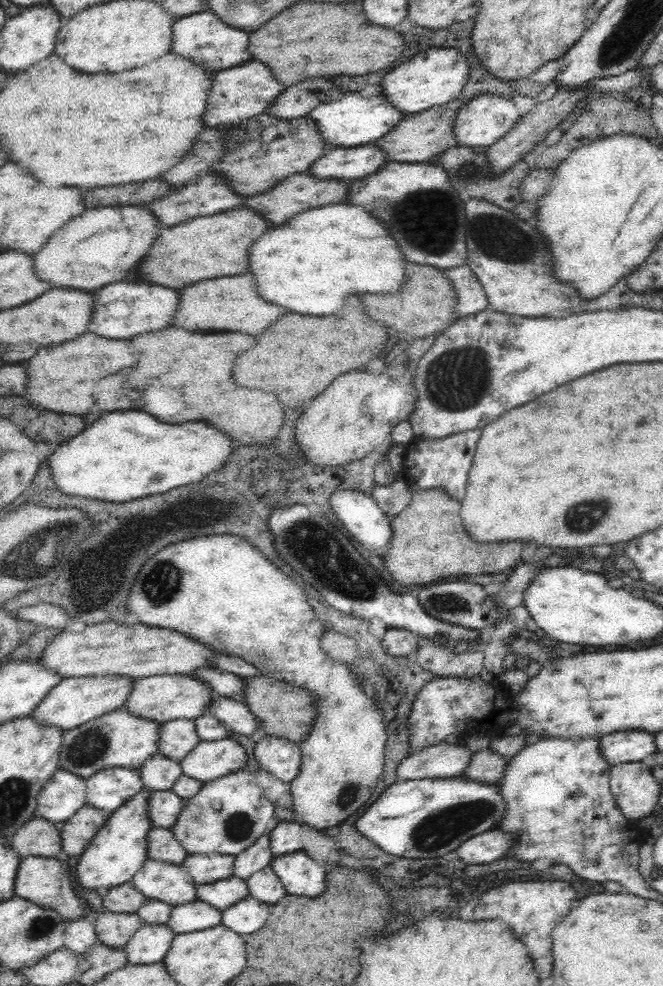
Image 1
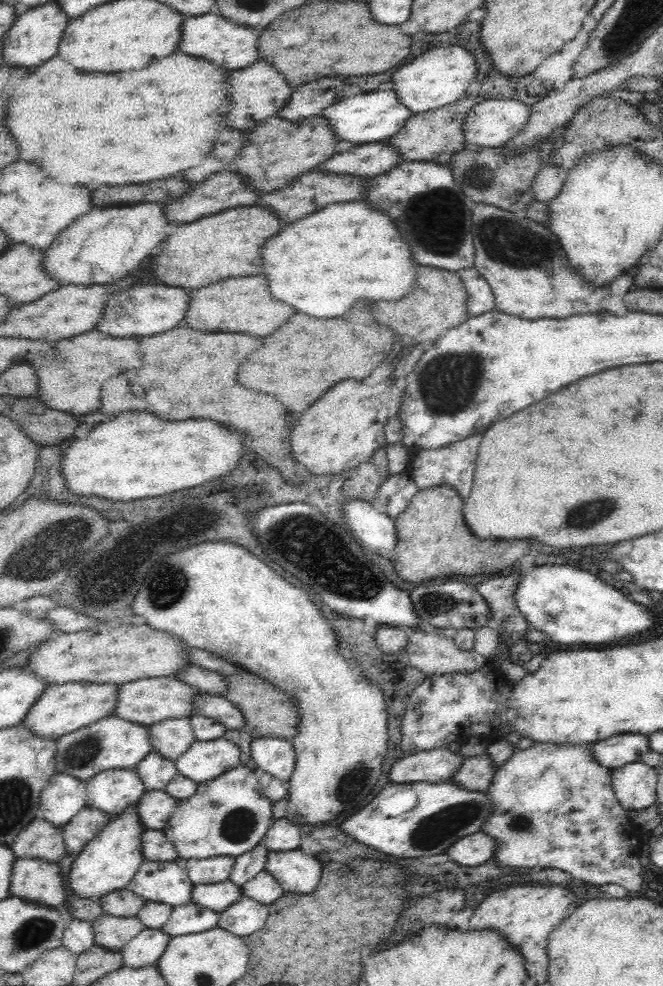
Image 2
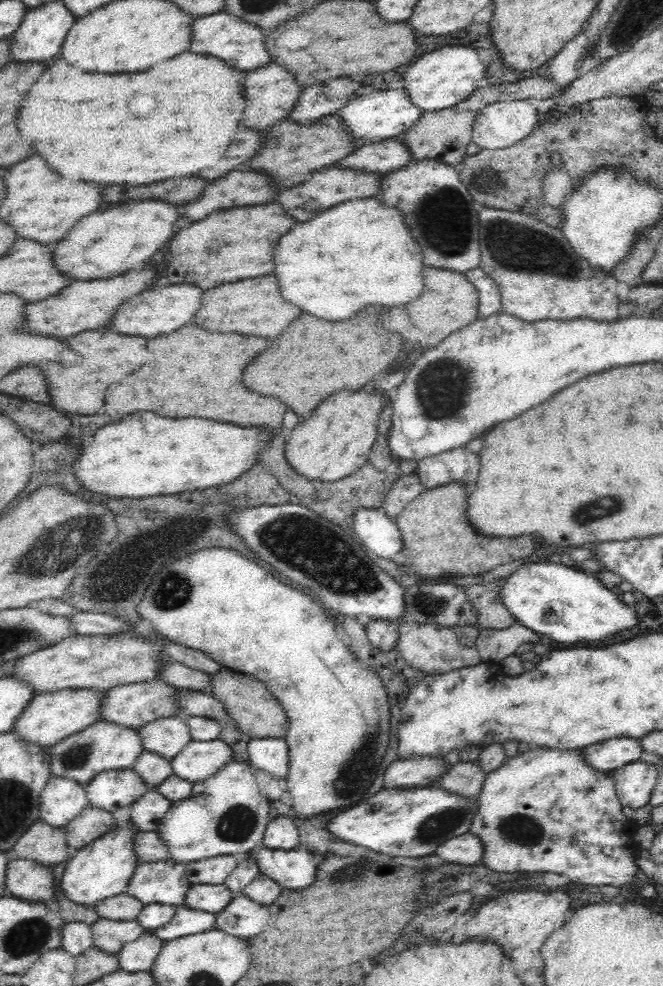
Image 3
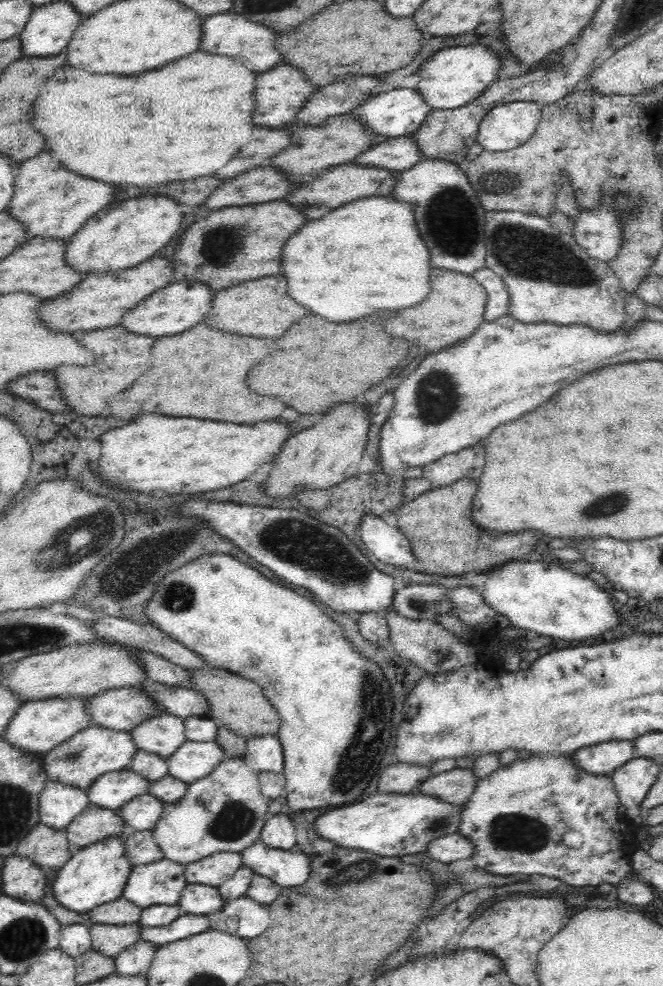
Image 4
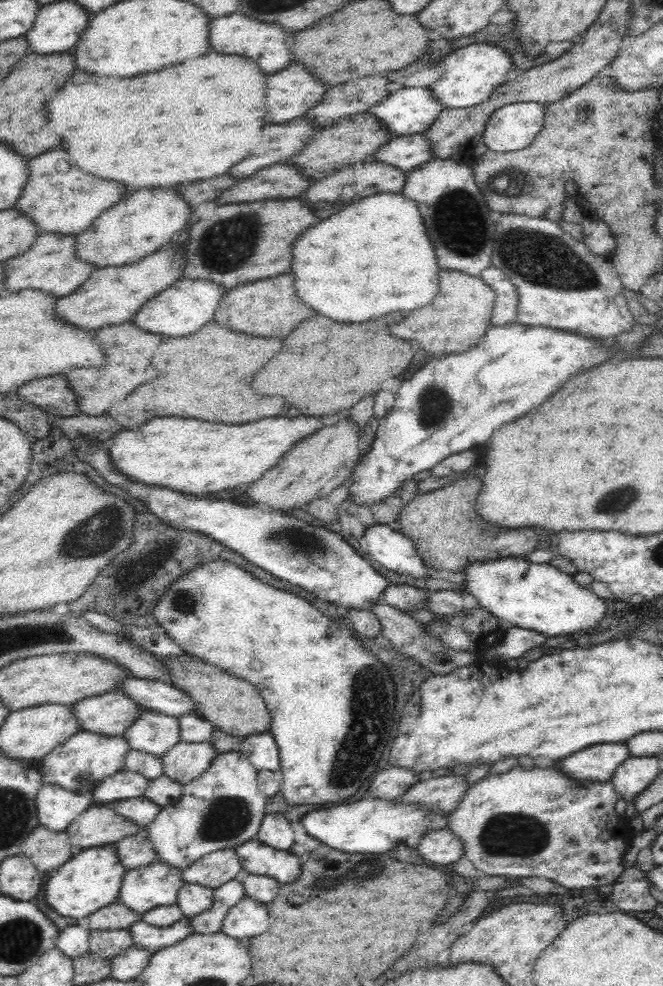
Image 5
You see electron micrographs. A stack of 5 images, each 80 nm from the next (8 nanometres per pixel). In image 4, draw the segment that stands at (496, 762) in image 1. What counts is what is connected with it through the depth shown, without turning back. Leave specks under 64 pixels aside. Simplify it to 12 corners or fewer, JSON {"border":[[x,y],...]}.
{"border":[[455,767],[428,778],[414,794],[461,805],[477,780],[471,770]]}

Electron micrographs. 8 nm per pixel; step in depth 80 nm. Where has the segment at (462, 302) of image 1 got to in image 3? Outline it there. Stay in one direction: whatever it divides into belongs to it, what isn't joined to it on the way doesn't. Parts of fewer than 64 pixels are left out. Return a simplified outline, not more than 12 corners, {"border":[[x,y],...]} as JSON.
{"border":[[480,268],[464,274],[480,293],[480,319],[502,311],[500,287]]}

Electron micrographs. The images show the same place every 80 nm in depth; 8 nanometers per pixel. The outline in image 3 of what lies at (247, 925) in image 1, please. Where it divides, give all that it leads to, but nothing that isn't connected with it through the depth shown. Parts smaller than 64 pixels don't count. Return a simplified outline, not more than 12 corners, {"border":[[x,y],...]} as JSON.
{"border":[[242,894],[214,914],[215,928],[248,940],[266,928],[267,905]]}

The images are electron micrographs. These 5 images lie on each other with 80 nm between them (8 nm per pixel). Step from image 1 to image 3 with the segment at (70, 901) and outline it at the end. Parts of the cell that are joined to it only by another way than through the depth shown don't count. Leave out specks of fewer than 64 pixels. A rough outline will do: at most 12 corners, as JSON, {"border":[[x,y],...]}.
{"border":[[10,860],[5,890],[20,900],[54,896],[51,868]]}

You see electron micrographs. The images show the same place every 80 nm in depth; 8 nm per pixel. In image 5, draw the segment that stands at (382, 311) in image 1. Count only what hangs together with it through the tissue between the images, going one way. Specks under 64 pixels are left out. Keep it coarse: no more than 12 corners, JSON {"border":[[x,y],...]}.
{"border":[[440,270],[440,292],[390,332],[460,354],[493,325],[494,290]]}

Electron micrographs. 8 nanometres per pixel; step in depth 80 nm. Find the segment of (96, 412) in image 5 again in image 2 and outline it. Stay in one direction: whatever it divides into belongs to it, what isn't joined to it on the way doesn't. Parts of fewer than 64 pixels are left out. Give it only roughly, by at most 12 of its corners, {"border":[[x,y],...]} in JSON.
{"border":[[97,328],[32,362],[39,398],[74,417],[98,411],[100,386],[138,368],[138,340]]}

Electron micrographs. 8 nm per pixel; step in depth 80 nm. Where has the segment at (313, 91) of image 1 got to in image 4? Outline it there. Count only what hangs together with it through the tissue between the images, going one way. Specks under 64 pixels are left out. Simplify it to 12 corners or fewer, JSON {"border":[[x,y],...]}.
{"border":[[376,76],[348,78],[312,93],[295,116],[322,125],[377,95]]}

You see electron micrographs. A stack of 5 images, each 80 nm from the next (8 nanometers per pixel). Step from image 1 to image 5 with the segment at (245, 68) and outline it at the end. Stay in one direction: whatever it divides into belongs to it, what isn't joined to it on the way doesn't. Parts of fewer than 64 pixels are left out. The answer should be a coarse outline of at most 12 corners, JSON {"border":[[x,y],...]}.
{"border":[[300,64],[268,76],[268,122],[304,116],[328,86]]}

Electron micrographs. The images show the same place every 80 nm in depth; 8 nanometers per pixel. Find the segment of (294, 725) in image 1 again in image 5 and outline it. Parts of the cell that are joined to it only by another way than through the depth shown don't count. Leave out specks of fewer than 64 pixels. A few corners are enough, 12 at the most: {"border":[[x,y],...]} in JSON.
{"border":[[186,653],[158,654],[164,682],[213,729],[269,730],[256,687]]}

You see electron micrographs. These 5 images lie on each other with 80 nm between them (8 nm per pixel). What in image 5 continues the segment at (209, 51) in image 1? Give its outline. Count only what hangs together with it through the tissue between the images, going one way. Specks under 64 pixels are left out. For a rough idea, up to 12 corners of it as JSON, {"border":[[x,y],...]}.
{"border":[[238,12],[210,24],[220,54],[256,60],[274,74],[292,62],[278,24]]}

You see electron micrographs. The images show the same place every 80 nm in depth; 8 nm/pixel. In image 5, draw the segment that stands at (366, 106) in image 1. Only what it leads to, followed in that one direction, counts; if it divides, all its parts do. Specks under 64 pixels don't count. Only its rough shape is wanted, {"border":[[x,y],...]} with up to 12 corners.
{"border":[[403,88],[369,112],[395,137],[420,134],[447,106],[431,88]]}

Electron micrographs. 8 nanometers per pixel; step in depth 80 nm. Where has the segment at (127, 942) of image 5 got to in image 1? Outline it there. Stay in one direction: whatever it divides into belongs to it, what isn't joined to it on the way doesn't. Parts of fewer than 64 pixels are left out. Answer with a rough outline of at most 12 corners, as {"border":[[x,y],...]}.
{"border":[[103,910],[97,942],[123,949],[144,926],[137,913]]}

